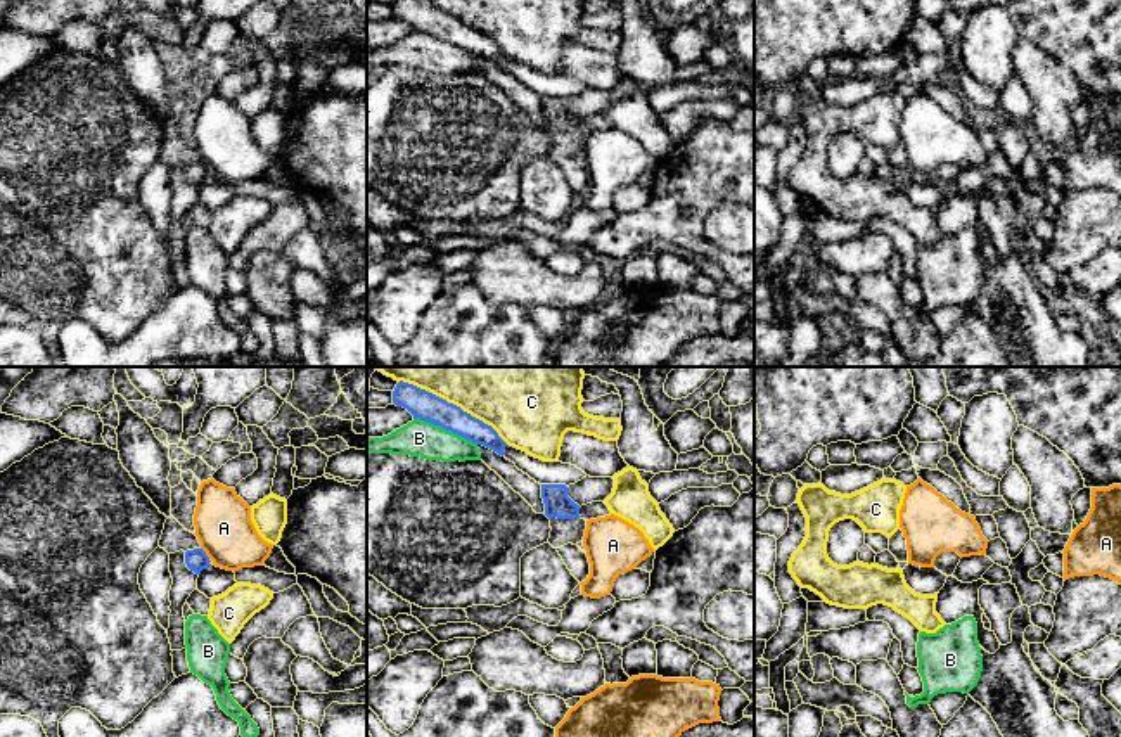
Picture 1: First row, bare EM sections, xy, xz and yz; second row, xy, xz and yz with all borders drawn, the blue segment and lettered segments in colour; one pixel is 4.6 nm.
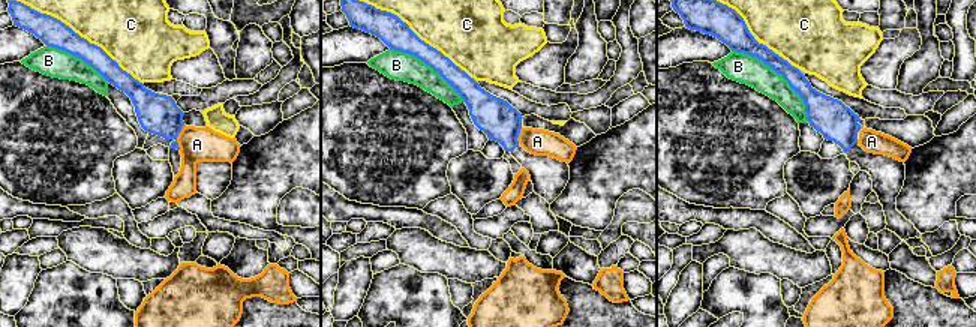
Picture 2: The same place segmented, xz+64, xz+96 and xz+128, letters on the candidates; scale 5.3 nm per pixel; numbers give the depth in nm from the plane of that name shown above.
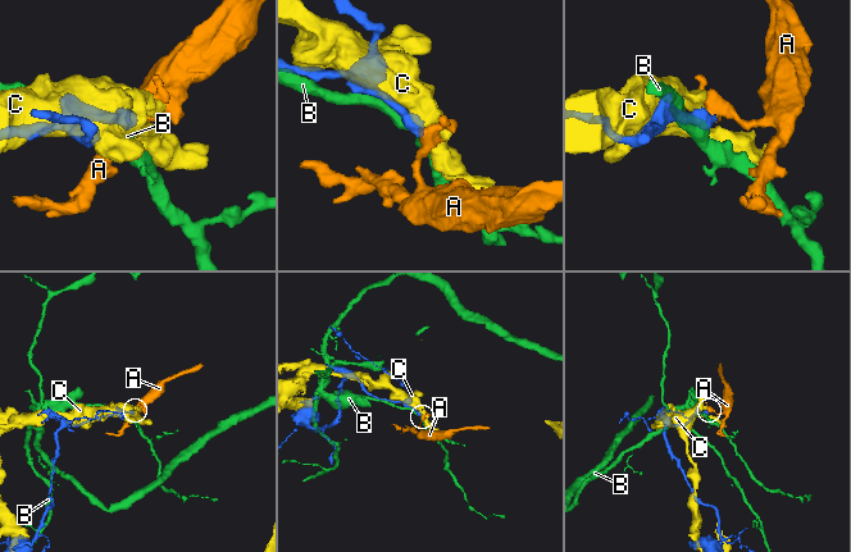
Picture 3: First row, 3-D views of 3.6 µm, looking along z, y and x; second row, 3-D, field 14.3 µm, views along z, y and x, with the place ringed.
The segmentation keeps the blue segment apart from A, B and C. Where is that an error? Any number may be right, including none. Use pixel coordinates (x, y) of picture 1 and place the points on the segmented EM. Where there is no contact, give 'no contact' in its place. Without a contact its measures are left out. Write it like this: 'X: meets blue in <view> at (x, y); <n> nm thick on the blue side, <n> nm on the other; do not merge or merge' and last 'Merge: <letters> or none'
A: meets blue in xy at (204, 552); 100 nm thick on the blue side, 260 nm on the other; do not merge
B: meets blue in xz at (445, 428); 140 nm thick on the blue side, 170 nm on the other; do not merge
C: meets blue in xz at (452, 403); 140 nm thick on the blue side, 480 nm on the other; do not merge
Merge: none

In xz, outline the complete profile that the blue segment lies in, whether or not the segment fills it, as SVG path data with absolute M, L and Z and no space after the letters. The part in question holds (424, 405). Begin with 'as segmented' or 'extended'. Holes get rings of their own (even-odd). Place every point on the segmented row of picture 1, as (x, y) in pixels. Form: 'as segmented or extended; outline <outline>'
as segmented; outline M400 381L393 391L393 403L407 408L413 419L452 431L476 445L496 452L502 457L503 448L509 446L491 426L413 384Z

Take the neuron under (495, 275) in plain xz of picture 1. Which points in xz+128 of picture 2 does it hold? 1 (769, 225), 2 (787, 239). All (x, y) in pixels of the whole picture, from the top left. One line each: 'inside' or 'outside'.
1: outside
2: outside

